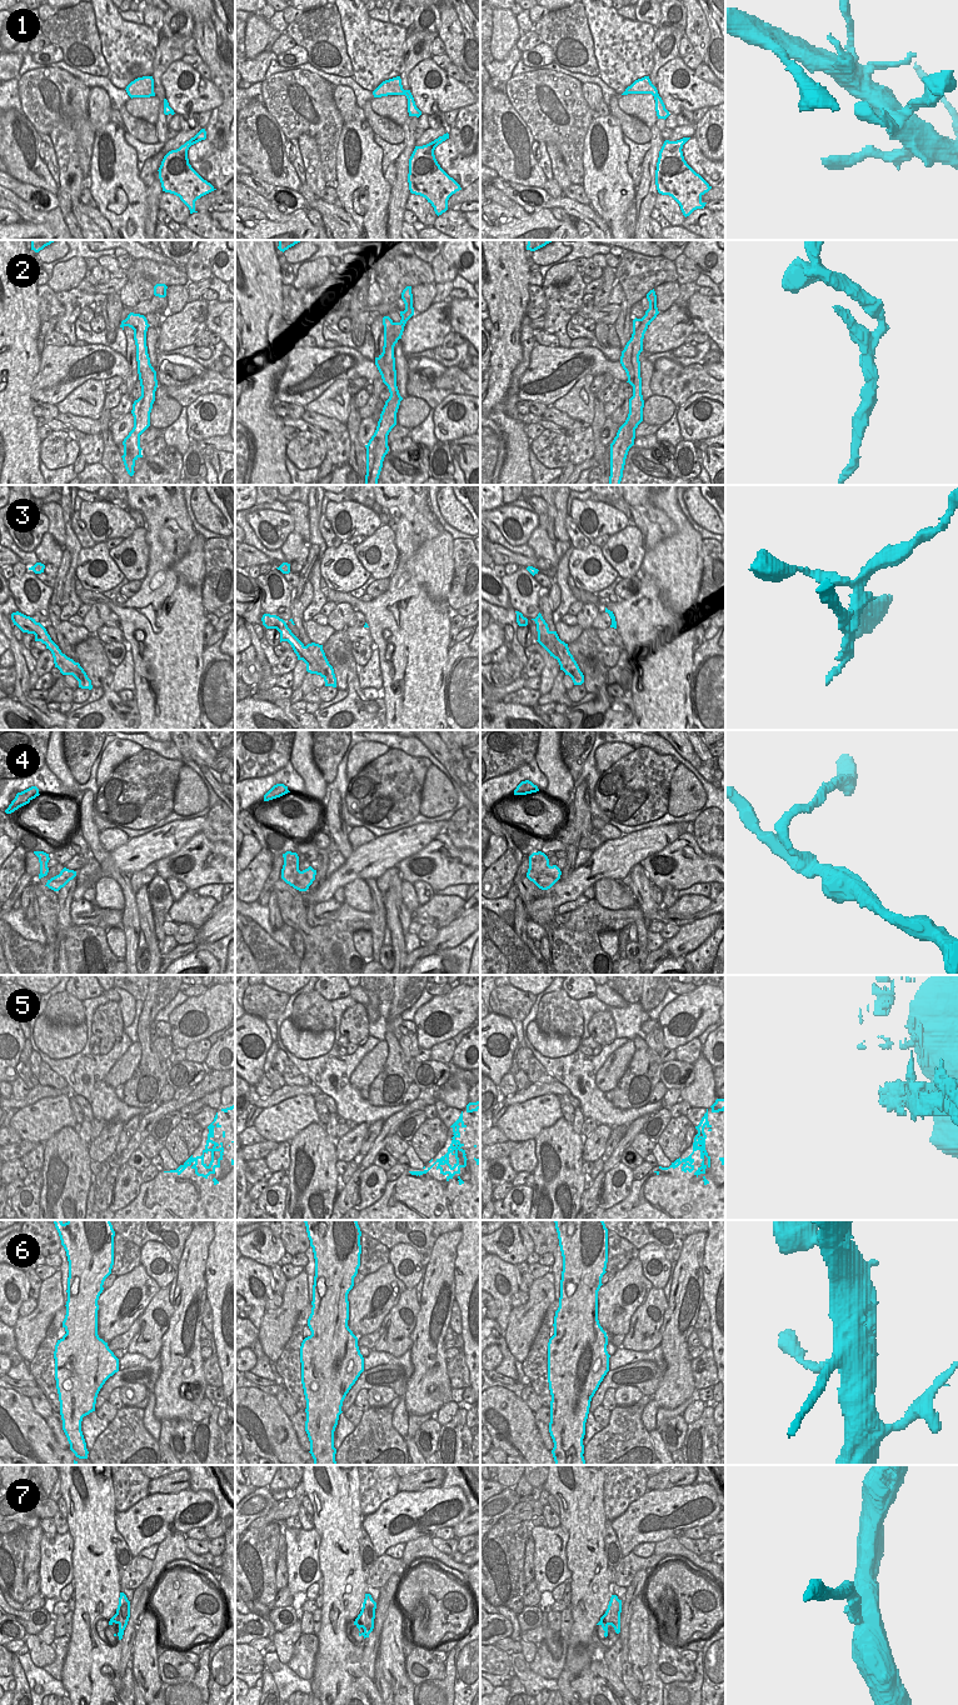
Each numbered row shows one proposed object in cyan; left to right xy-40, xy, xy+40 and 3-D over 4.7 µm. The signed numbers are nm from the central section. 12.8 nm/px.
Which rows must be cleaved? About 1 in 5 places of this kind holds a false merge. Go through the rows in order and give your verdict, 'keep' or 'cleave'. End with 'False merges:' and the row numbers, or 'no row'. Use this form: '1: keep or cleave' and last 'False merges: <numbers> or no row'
1: keep
2: cleave
3: cleave
4: keep
5: keep
6: keep
7: cleave
False merges: 2, 3, 7

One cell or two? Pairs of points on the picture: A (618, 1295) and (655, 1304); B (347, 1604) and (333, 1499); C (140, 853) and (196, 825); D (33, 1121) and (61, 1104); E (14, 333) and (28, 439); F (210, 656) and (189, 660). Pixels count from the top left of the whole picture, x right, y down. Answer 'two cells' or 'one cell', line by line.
A: two cells
B: one cell
C: one cell
D: one cell
E: one cell
F: two cells

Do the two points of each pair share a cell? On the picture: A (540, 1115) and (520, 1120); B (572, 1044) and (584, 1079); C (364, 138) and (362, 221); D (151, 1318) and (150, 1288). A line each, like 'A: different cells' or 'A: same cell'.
A: same cell
B: different cells
C: same cell
D: different cells

